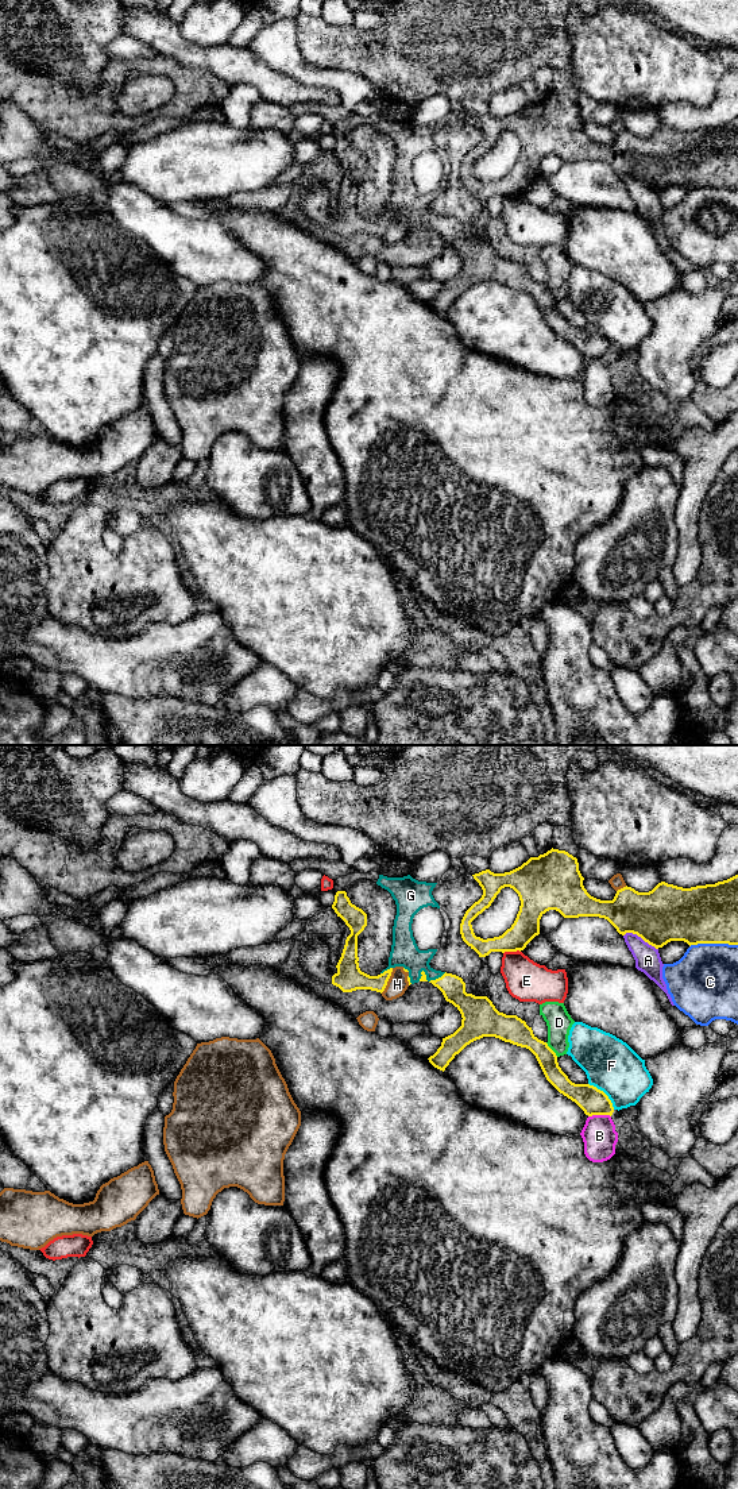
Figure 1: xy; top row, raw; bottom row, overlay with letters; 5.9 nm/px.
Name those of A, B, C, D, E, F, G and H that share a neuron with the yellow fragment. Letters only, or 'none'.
G

